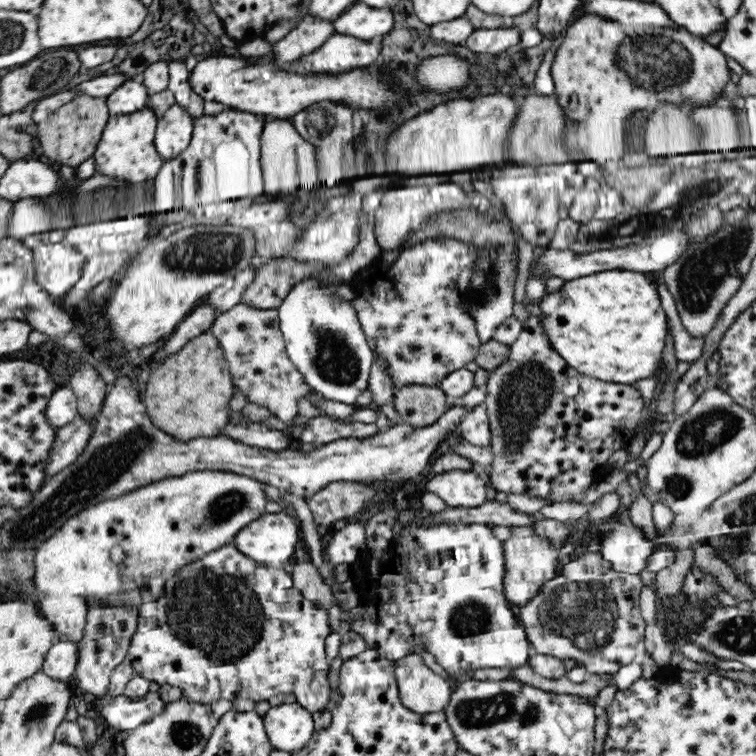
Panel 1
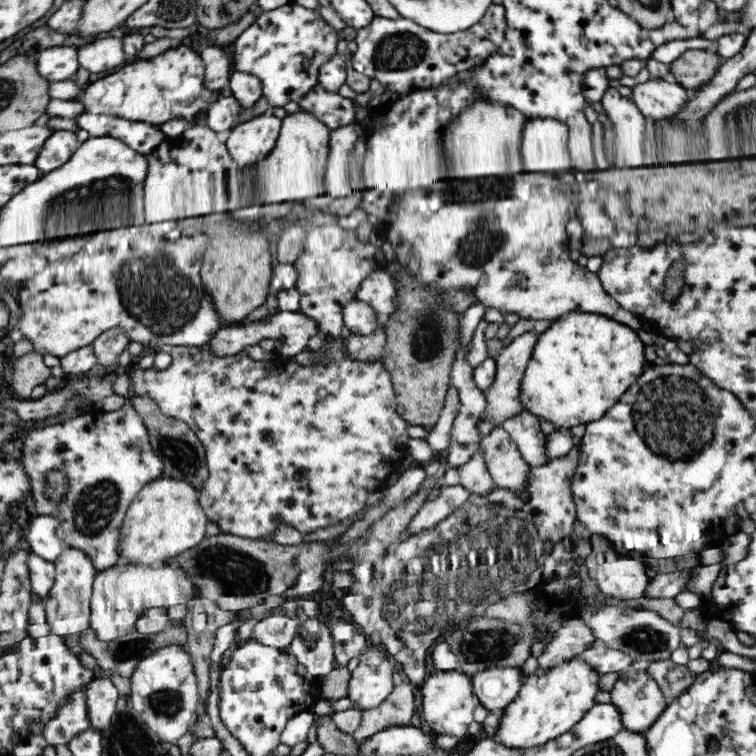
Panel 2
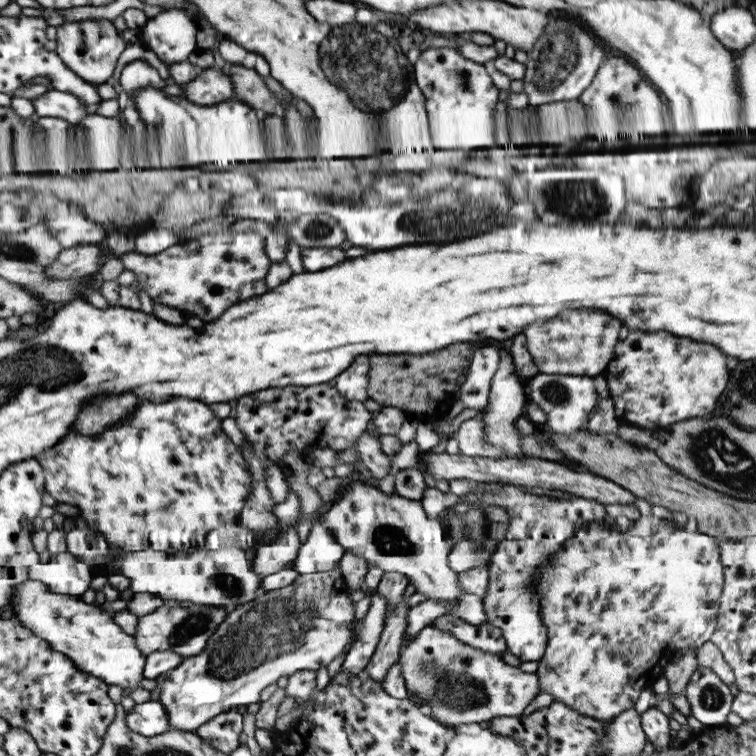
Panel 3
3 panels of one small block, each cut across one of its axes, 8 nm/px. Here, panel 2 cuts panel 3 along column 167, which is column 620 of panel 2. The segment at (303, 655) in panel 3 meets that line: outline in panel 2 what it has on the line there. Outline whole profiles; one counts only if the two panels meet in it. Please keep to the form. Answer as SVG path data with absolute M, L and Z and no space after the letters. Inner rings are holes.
M629 668L618 673L610 694L625 730L642 734L655 722L668 701L660 685L644 670Z

